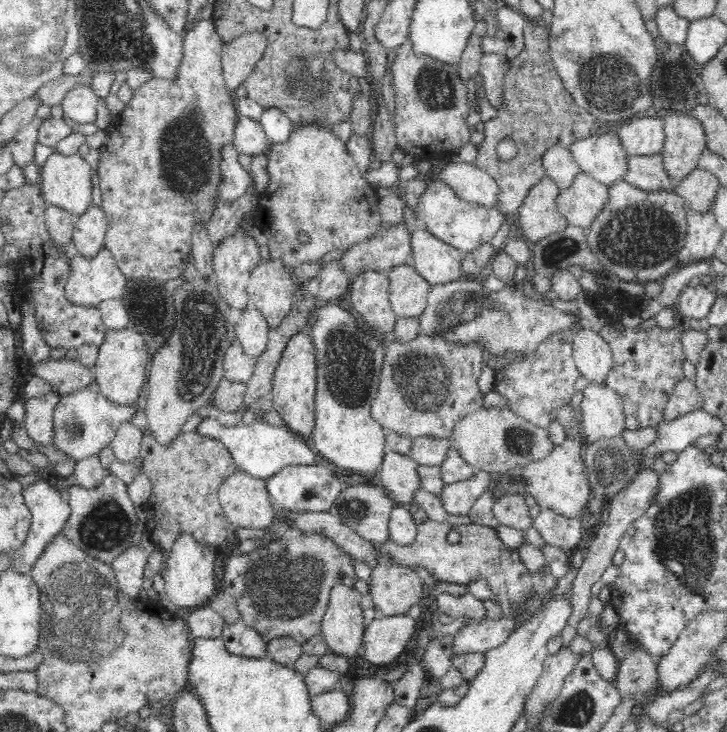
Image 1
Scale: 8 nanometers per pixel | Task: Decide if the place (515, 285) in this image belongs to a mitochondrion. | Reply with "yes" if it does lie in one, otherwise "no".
no

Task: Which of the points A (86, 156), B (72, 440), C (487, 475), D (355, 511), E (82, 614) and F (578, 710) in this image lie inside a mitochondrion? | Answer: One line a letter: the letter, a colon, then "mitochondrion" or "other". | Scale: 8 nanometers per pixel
A: other
B: mitochondrion
C: other
D: mitochondrion
E: mitochondrion
F: mitochondrion

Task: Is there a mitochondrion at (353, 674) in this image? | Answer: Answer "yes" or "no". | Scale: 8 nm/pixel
no

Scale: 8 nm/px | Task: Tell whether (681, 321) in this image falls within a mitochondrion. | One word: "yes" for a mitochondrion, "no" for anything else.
no

